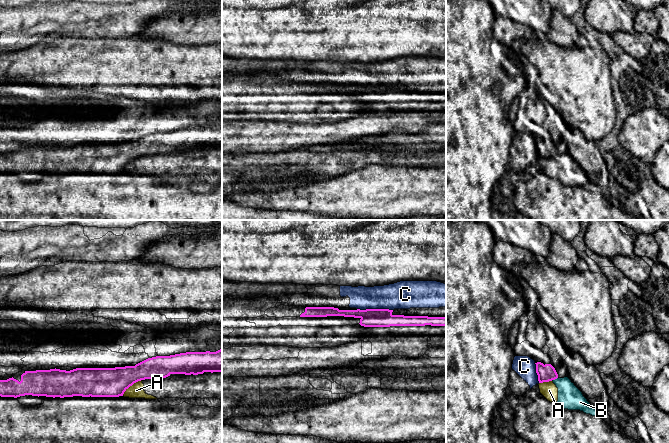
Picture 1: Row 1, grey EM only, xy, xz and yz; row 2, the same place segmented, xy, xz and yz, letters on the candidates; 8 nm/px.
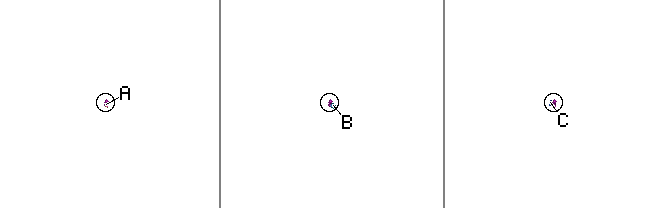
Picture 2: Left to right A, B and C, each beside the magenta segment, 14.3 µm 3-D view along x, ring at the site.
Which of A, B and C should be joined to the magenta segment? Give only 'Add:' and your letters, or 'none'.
Add: none

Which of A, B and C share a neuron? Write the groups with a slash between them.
A B / C

